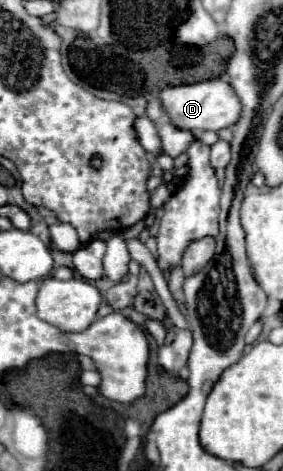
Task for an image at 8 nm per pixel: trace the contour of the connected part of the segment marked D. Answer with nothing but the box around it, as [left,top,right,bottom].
[159,80,241,130]

